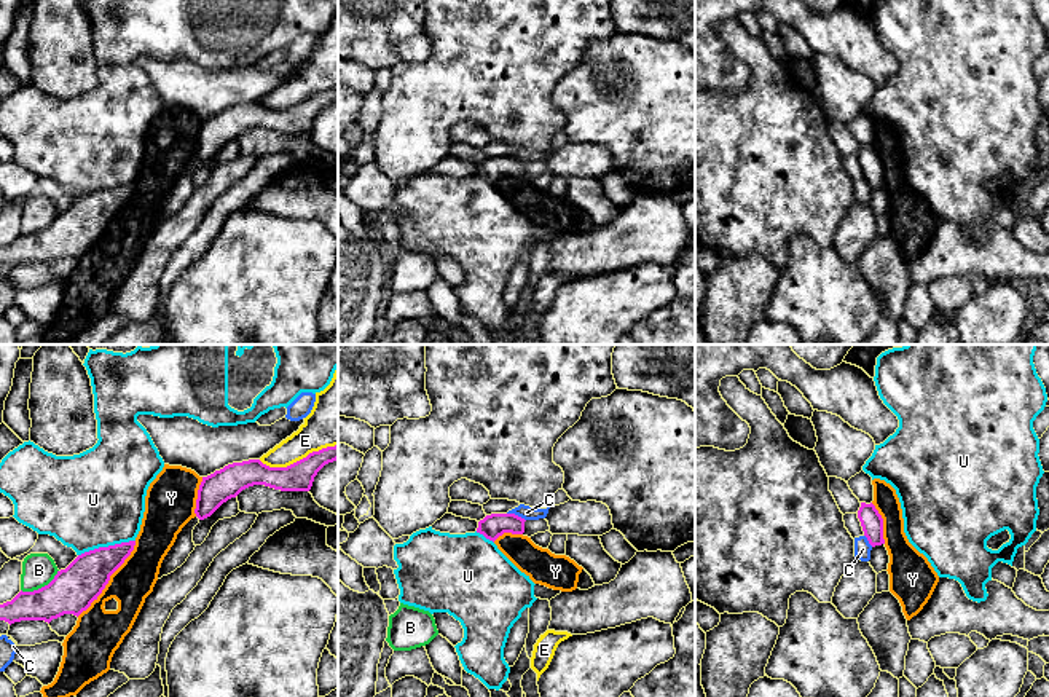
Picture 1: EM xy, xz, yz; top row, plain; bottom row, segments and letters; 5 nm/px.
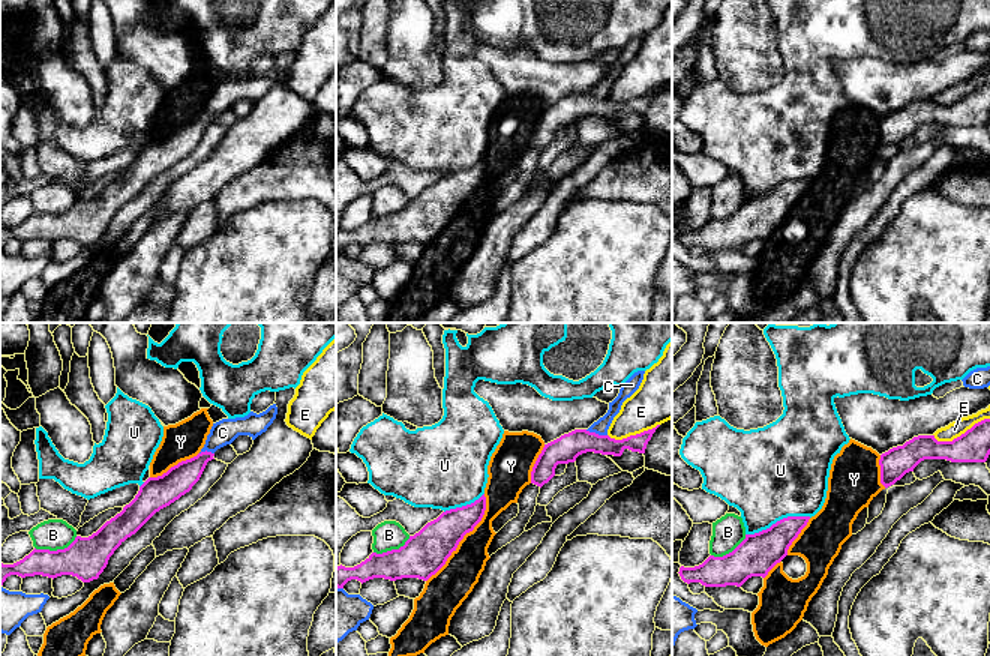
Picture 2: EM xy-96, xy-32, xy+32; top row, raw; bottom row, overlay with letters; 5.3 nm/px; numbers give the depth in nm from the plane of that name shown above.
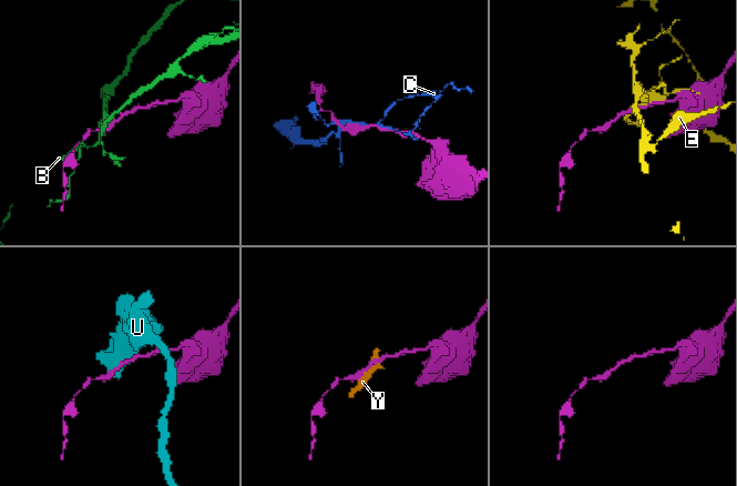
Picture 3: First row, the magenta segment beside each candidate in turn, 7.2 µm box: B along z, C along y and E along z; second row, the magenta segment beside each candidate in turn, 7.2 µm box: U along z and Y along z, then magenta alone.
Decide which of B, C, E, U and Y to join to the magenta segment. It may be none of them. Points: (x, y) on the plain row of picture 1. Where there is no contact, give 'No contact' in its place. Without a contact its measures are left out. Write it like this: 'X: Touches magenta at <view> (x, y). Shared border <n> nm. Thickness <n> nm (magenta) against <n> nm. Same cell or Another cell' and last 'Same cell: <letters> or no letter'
B: Touches magenta at xy (42, 230). Shared border 220 nm. Thickness 240 nm (magenta) against 170 nm. Another cell
C: Touches magenta at xz (517, 158). Shared border 100 nm. Thickness 120 nm (magenta) against 70 nm. Another cell
E: Touches magenta at xy (297, 104). Shared border 400 nm. Thickness 140 nm (magenta) against 220 nm. Another cell
U: Touches magenta at xy (106, 190). Shared border 300 nm. Thickness 220 nm (magenta) against 480 nm. Another cell
Y: Touches magenta at xy (109, 222). Shared border 480 nm. Thickness 240 nm (magenta) against 200 nm. Another cell
Same cell: no letter

